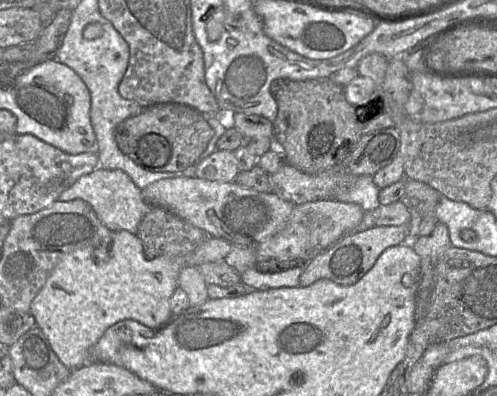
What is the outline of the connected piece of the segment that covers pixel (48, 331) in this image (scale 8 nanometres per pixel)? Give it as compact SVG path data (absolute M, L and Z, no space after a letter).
M125 230L113 231L111 243L86 246L65 255L50 273L44 286L30 305L38 326L47 337L59 360L71 371L92 362L90 349L97 343L107 328L122 320L135 320L149 328L163 326L171 317L169 300L178 287L178 276L185 267L197 267L203 263L223 260L231 244L222 238L208 237L193 252L185 256L162 255L147 259L141 240Z

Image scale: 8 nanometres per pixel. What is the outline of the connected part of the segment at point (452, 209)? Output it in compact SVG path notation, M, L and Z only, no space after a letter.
M441 195L435 209L438 222L448 228L450 245L461 248L460 233L462 230L471 229L477 221L481 211L470 207L464 202L452 201Z

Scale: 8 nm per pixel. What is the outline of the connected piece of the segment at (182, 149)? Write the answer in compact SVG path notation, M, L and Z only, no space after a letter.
M179 103L155 104L120 122L115 129L119 149L151 172L182 172L196 165L214 135L206 115Z

